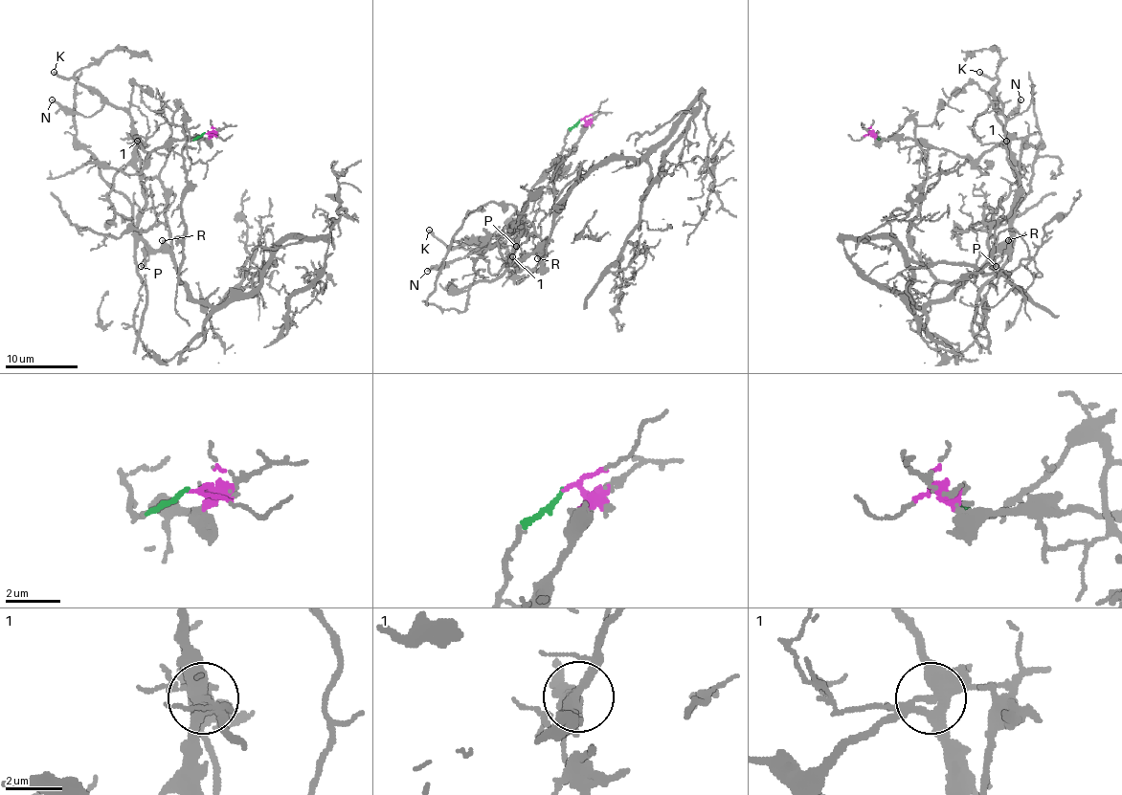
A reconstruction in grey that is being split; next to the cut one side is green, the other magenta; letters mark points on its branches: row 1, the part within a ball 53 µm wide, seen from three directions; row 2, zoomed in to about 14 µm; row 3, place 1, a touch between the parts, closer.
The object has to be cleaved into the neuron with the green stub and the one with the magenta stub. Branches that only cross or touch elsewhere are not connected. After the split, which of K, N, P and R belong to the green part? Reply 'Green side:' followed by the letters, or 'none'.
Green side: P, R

